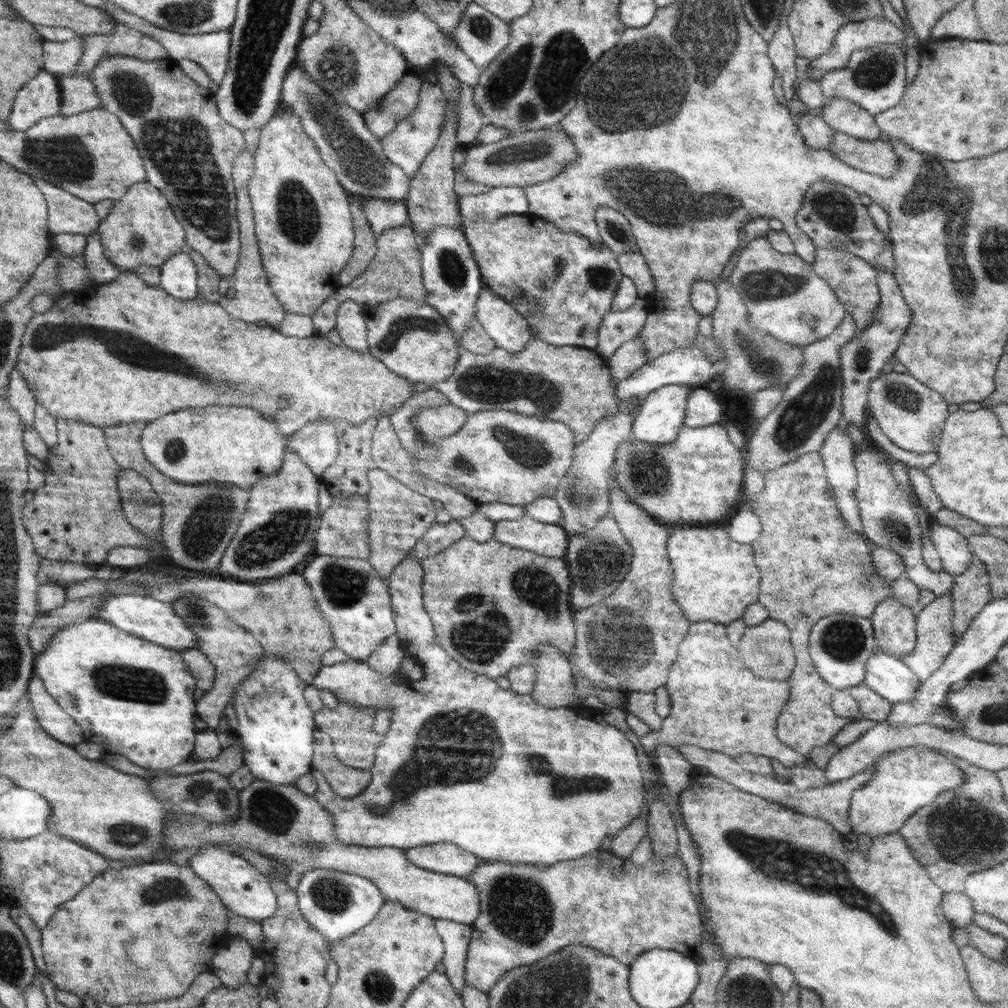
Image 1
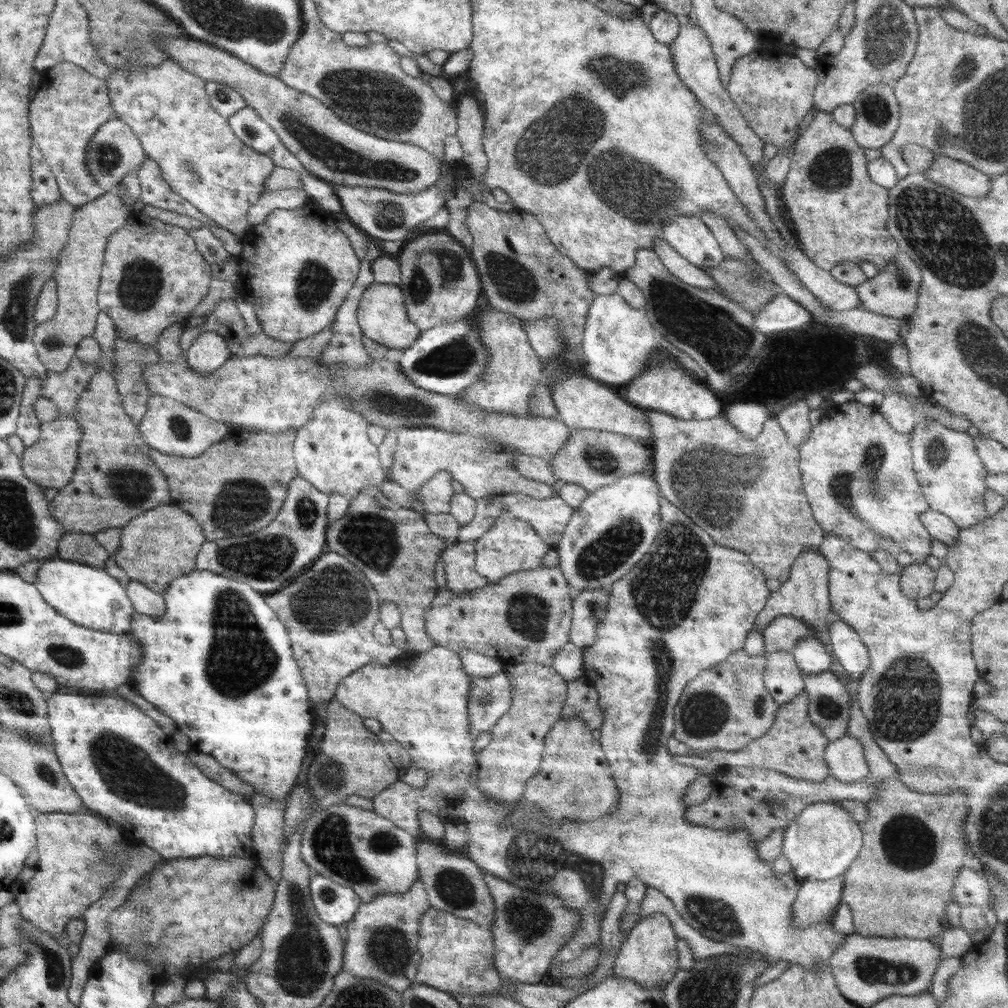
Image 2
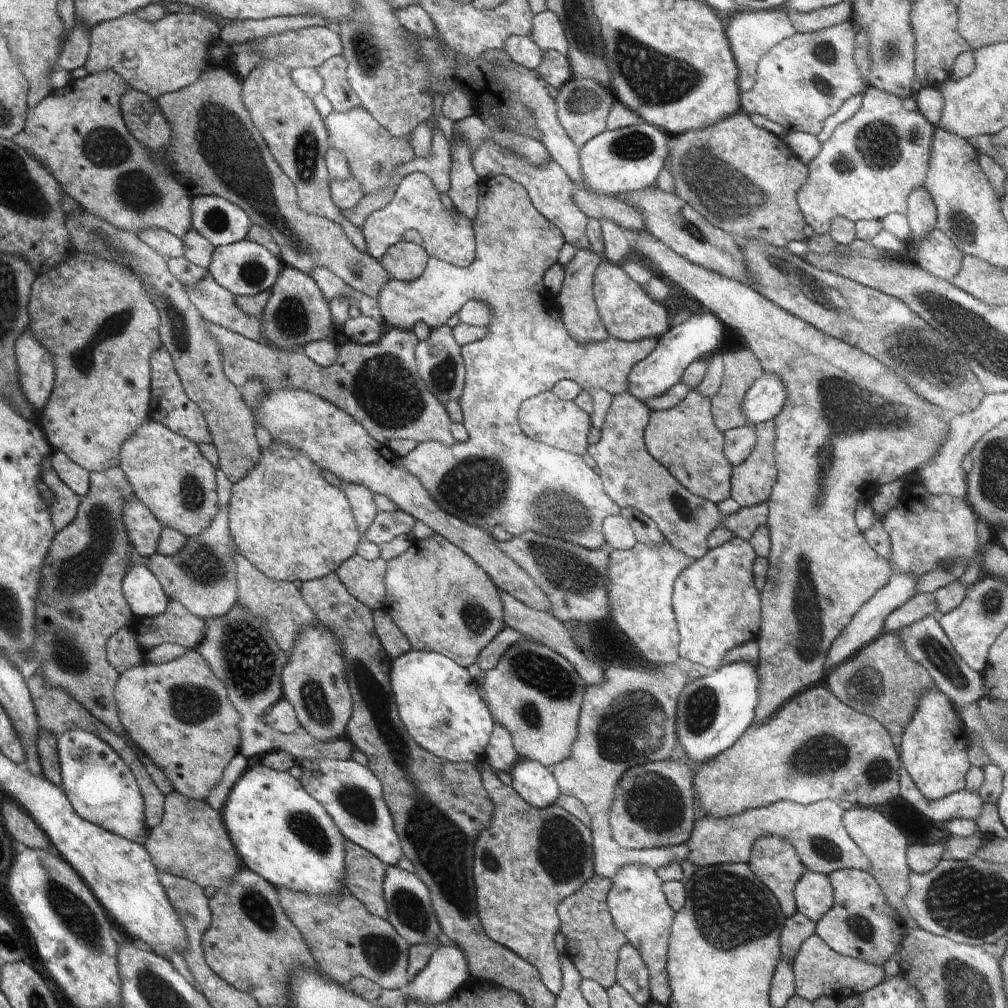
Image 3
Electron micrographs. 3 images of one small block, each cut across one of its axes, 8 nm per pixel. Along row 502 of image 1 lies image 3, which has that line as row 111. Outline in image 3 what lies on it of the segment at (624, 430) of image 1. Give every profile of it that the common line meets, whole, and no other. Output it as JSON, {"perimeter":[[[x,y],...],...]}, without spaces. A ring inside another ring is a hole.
{"perimeter":[[[570,79],[558,89],[558,120],[578,148],[607,129],[607,118],[616,100],[611,92],[590,79]]]}

